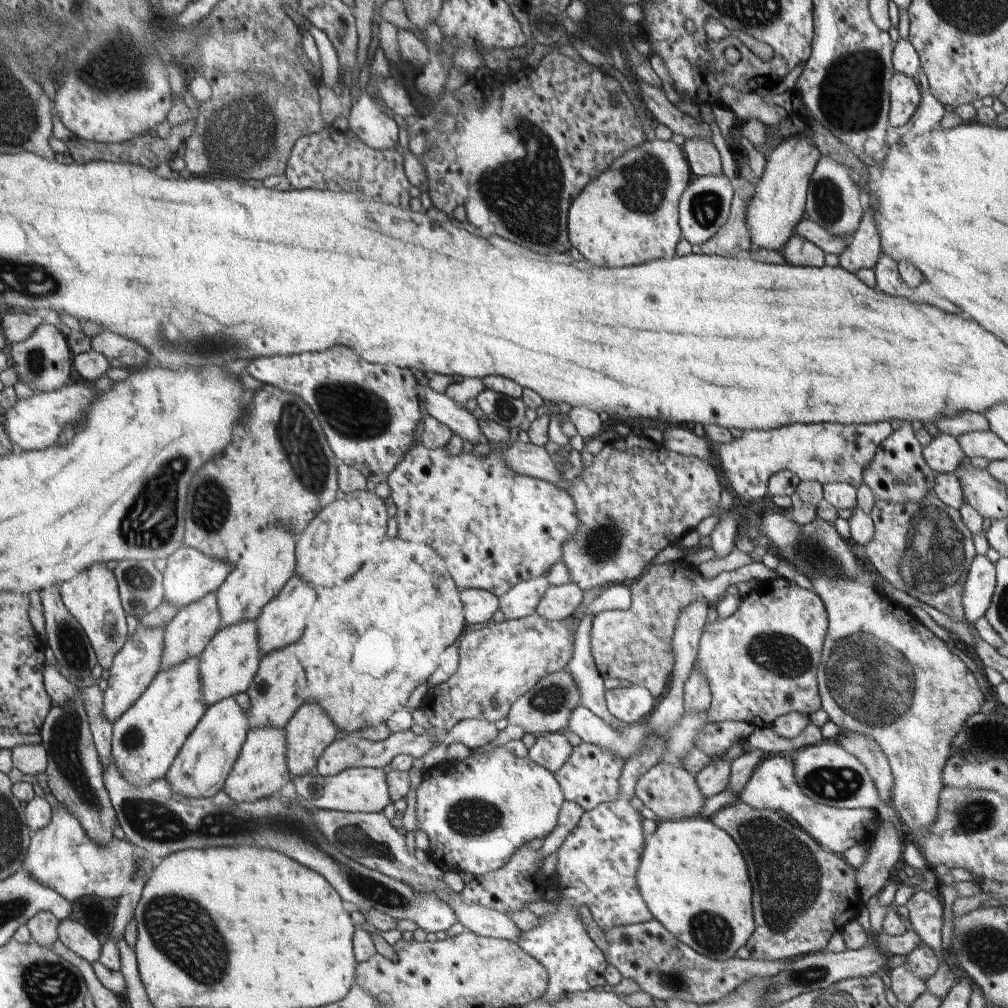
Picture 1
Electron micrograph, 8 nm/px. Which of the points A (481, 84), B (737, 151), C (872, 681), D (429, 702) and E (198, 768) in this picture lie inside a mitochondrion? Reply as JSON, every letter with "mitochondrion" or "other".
{"A":"other","B":"other","C":"mitochondrion","D":"other","E":"other"}

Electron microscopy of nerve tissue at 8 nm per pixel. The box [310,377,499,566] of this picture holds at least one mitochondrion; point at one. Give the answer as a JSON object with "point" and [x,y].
{"point":[352,413]}

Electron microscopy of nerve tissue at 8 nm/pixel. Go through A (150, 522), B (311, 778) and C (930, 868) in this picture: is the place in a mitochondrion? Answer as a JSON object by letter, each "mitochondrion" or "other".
{"A":"mitochondrion","B":"other","C":"other"}

